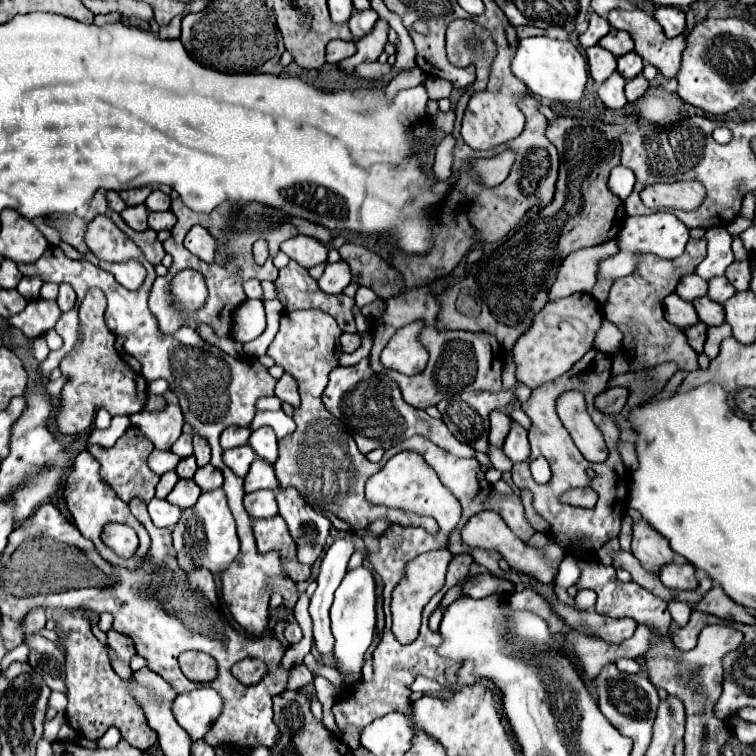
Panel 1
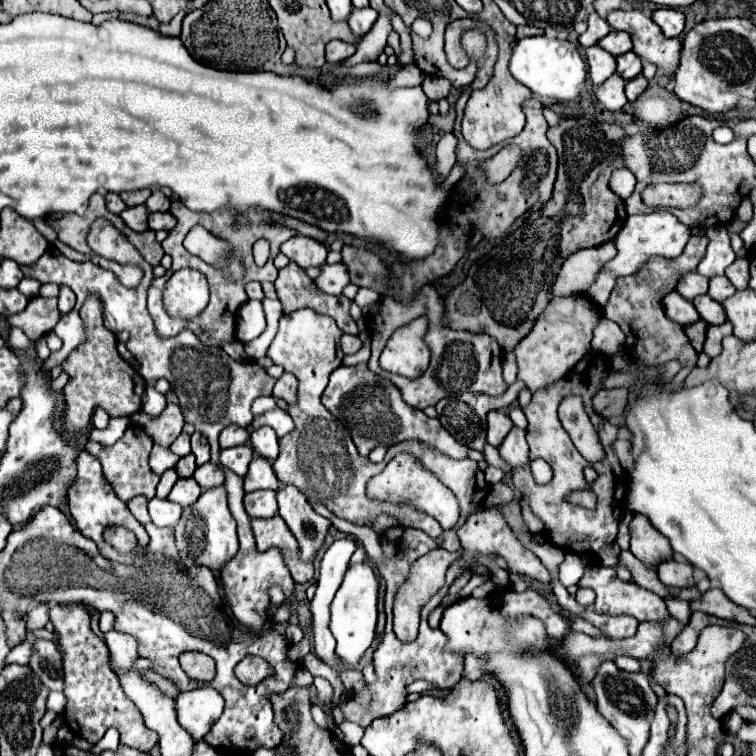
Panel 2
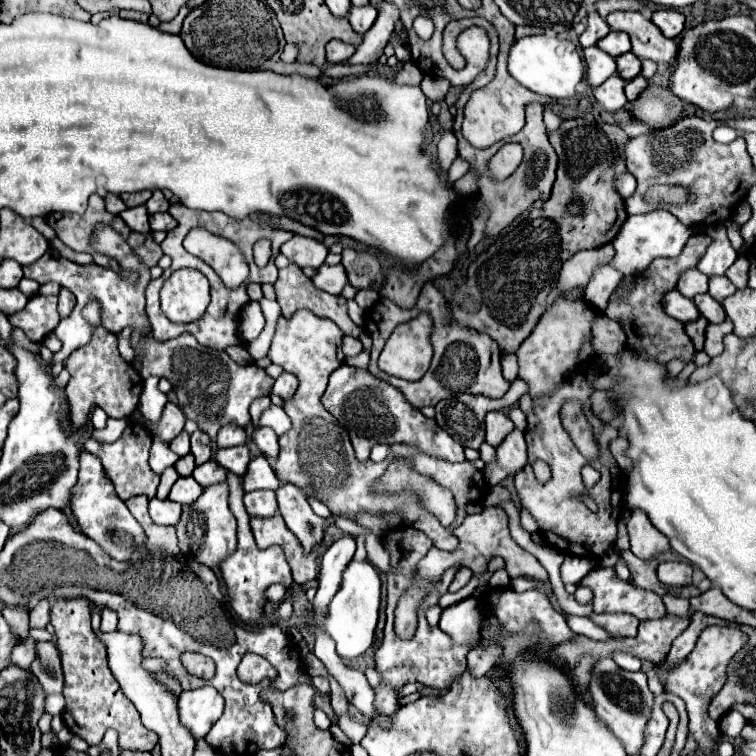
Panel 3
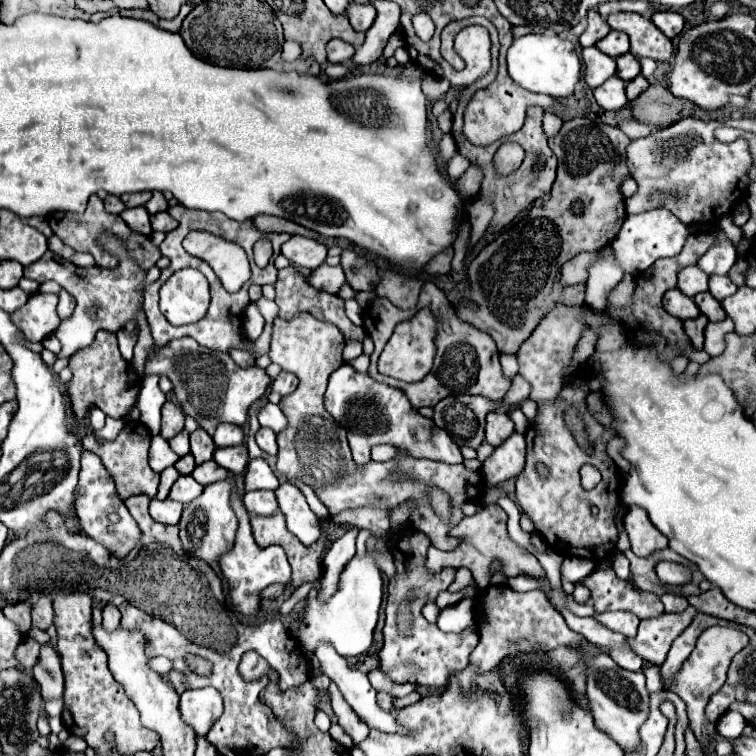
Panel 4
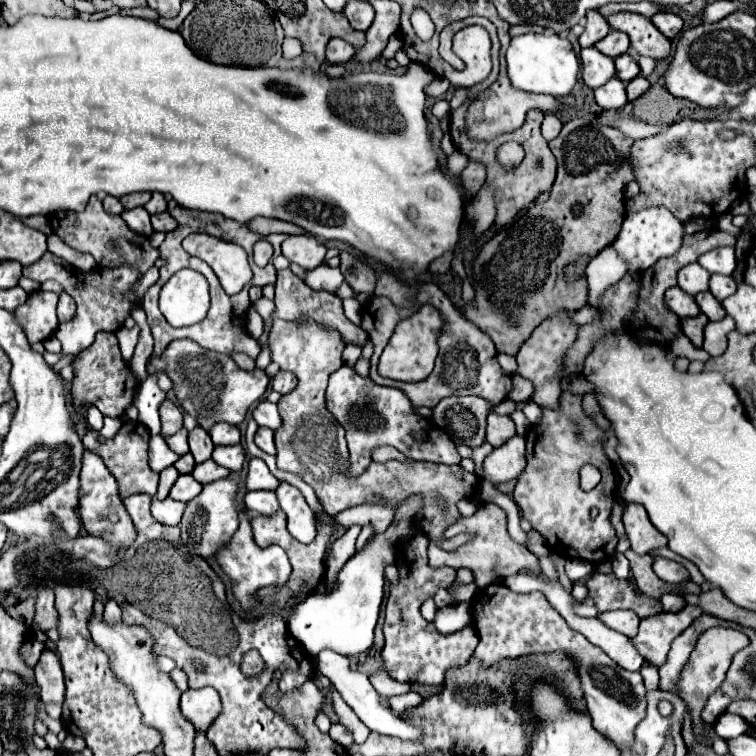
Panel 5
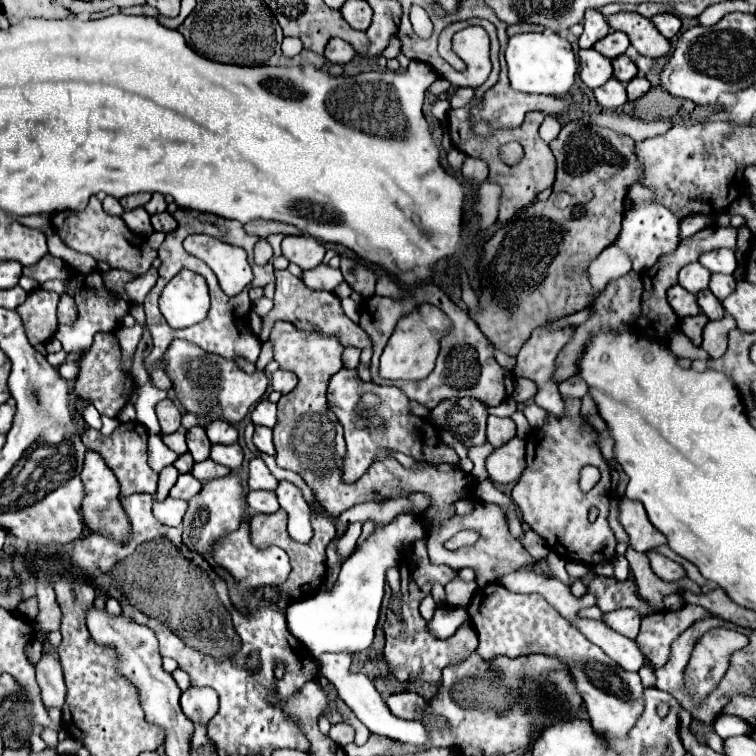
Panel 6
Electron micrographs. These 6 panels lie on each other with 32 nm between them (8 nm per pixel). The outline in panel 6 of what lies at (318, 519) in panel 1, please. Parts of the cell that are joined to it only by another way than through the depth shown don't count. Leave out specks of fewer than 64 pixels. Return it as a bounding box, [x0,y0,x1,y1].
[276,482,314,542]

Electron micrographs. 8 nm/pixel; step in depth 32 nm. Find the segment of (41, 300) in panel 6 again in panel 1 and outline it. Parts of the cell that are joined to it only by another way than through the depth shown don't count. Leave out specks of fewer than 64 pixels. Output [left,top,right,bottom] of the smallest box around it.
[10,300,60,338]

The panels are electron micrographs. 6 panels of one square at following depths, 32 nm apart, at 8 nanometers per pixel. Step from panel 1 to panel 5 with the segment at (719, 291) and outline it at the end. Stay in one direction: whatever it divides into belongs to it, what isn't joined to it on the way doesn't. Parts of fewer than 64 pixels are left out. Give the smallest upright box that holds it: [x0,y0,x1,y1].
[710,274,736,300]

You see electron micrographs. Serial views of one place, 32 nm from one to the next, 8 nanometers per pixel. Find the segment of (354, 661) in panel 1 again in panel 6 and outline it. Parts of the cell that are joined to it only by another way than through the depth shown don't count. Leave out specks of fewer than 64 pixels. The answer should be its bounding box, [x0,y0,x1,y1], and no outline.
[286,514,426,658]

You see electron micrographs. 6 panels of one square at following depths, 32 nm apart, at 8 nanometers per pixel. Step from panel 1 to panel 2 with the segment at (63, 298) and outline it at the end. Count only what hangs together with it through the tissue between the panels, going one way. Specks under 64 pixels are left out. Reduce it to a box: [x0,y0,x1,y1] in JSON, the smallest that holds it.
[58,286,74,314]

